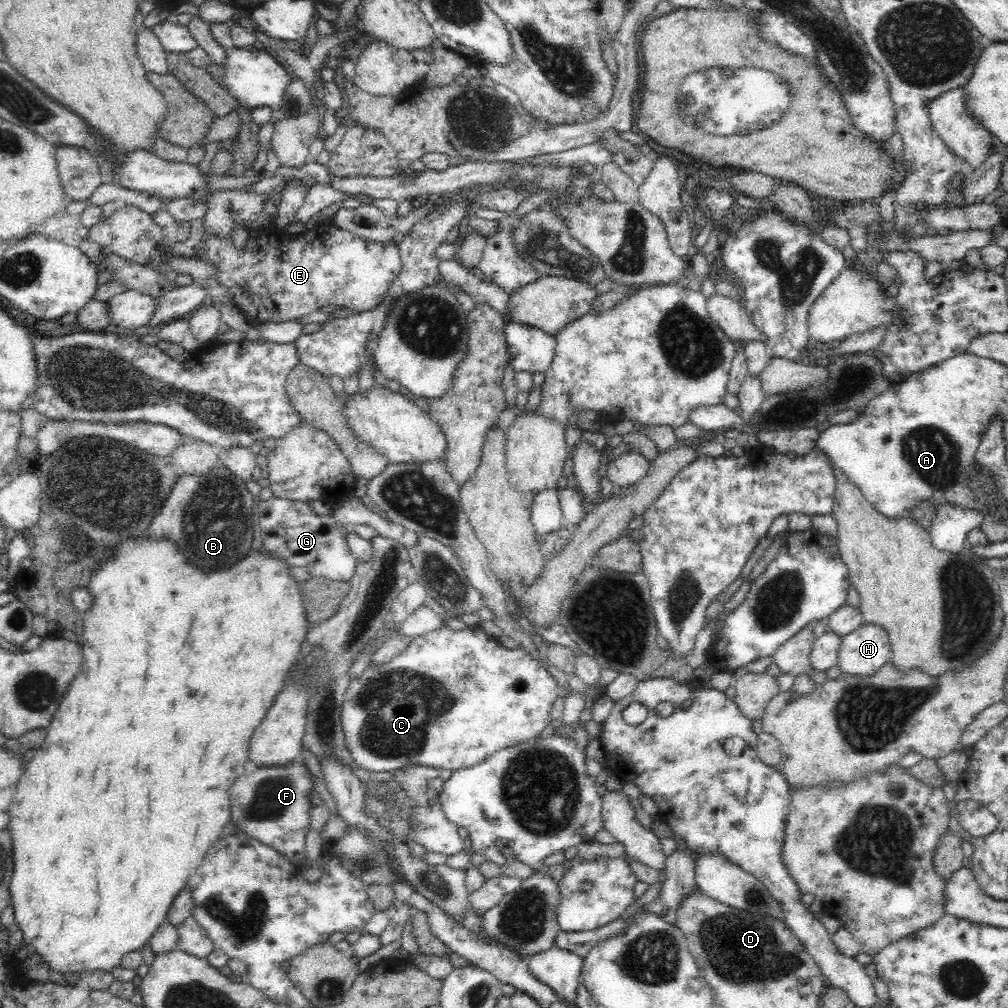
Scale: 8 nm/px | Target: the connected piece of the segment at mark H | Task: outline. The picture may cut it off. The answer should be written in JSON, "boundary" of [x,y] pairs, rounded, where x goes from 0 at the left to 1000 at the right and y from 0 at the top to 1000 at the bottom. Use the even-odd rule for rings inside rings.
{"boundary":[[[855,619],[834,635],[830,661],[837,670],[860,672],[872,666],[883,653],[879,624]]]}

